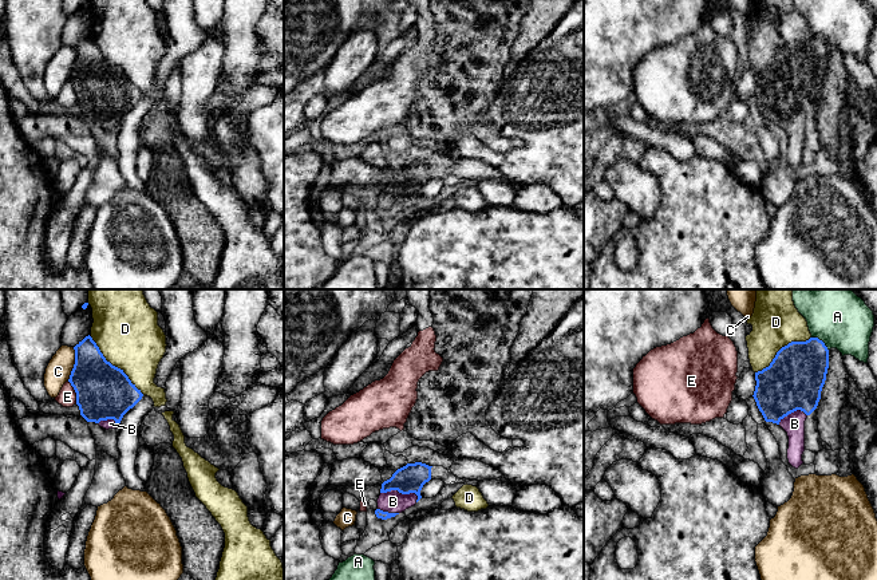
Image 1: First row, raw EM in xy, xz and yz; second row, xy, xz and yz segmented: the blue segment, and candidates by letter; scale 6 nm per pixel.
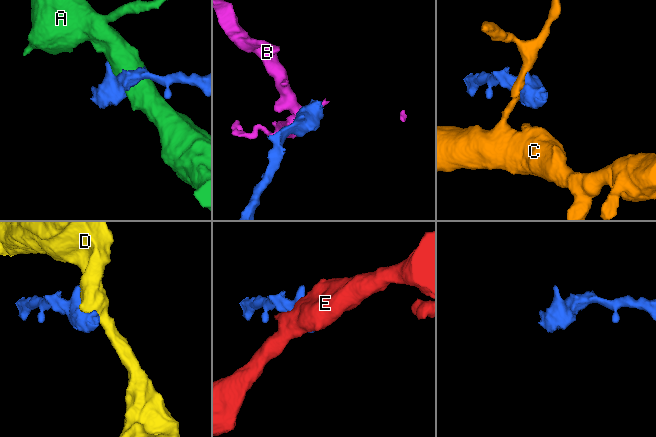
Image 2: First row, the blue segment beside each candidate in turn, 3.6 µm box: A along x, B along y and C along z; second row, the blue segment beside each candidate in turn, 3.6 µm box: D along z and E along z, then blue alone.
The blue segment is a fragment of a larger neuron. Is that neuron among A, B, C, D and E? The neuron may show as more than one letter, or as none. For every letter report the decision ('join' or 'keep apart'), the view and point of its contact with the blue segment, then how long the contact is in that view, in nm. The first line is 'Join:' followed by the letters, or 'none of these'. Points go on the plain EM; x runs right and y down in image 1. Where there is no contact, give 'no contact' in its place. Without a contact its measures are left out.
Join: B
A: keep apart; meets blue in yz at (821, 40); contact 130 nm long
B: join; meets blue in xz at (401, 192); contact 240 nm long
C: keep apart; meets blue in xy at (74, 64); contact 220 nm long
D: keep apart; meets blue in xy at (114, 66); contact 480 nm long
E: keep apart; meets blue in xy at (75, 91); contact 150 nm long

